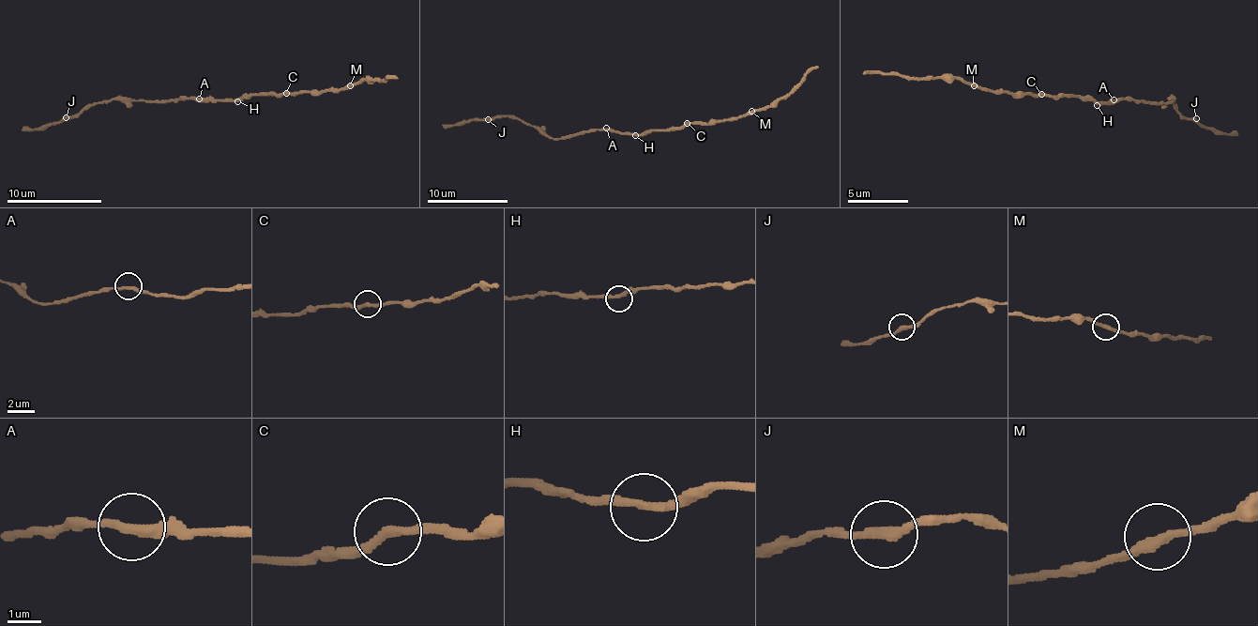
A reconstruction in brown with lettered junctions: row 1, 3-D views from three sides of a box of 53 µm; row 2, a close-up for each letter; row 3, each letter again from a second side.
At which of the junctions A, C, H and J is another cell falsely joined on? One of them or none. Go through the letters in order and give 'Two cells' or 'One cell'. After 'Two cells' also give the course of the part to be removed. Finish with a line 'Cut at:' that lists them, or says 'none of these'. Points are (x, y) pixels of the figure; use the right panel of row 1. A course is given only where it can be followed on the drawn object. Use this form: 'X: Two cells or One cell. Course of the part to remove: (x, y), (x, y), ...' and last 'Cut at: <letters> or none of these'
A: One cell
C: One cell
H: One cell
J: One cell
Cut at: none of these

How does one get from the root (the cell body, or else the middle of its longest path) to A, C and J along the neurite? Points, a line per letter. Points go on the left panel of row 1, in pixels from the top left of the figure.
A: (235, 99), (199, 99)
C: (235, 99), (287, 92)
J: (235, 99), (178, 98), (165, 102), (111, 99), (82, 108), (71, 117), (66, 117)

